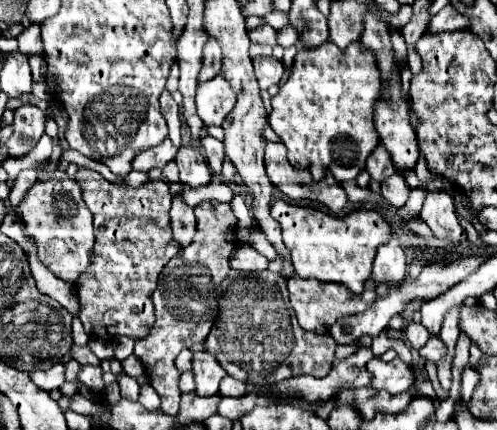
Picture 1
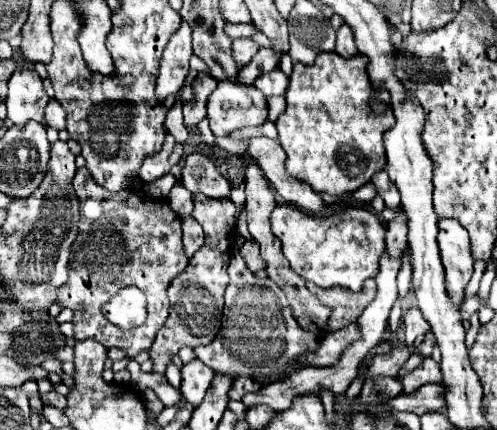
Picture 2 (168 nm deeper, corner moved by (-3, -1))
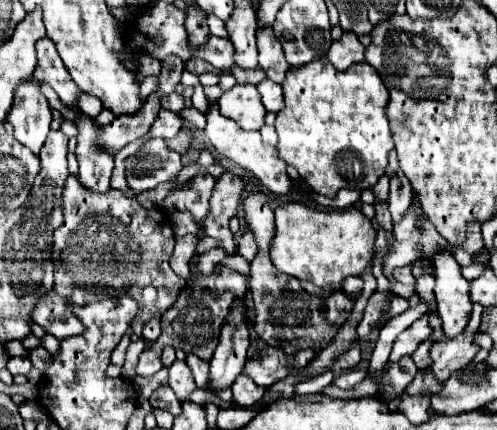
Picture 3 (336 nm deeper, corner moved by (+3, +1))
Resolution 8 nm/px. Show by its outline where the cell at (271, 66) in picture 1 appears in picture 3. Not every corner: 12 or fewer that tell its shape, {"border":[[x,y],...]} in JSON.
{"border":[[264,78],[256,88],[266,110],[282,108],[282,86]]}

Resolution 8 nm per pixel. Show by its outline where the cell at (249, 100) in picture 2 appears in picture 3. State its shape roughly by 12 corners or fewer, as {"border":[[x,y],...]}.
{"border":[[252,84],[218,98],[222,116],[244,130],[264,126],[266,108]]}

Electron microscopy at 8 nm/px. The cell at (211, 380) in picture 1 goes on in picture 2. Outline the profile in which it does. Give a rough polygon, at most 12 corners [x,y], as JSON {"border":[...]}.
{"border":[[200,360],[184,364],[180,392],[196,408],[214,378]]}

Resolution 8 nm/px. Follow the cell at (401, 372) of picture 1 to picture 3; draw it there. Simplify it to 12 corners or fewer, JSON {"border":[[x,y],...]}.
{"border":[[472,336],[434,342],[430,372],[444,382],[478,352]]}

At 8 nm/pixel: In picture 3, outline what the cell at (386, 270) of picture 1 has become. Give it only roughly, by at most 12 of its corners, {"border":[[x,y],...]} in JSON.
{"border":[[402,170],[390,178],[390,208],[394,224],[410,208],[414,194]]}

